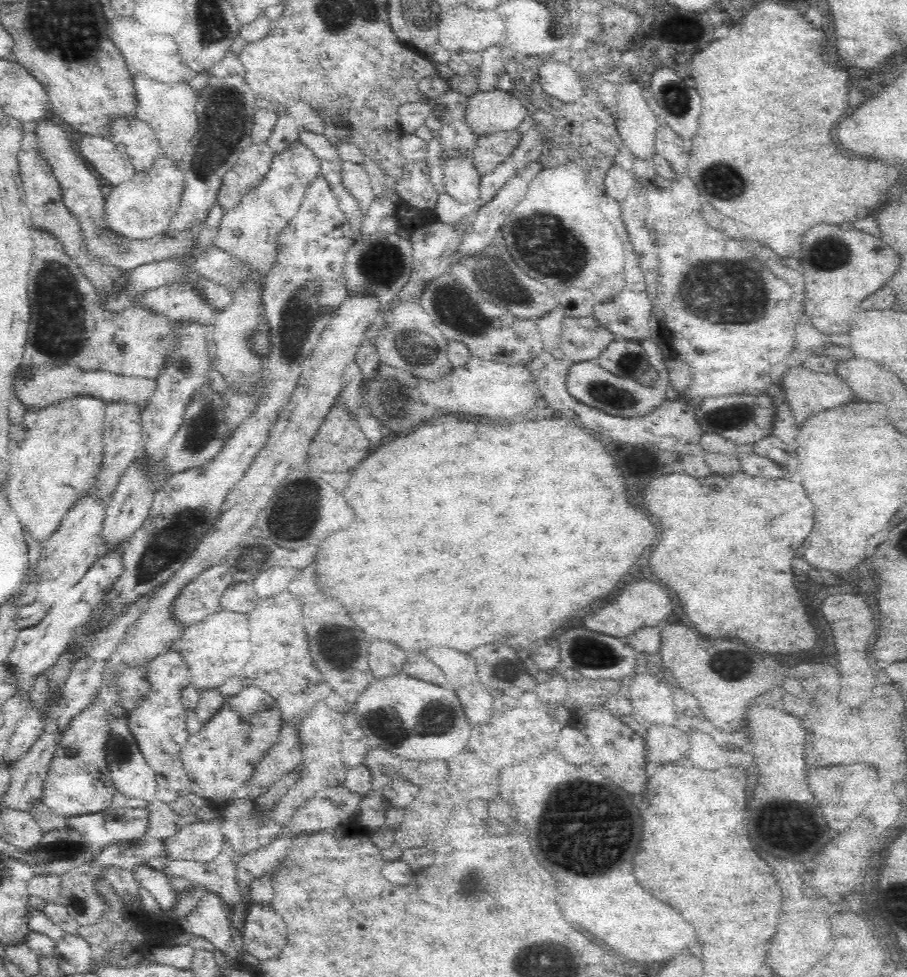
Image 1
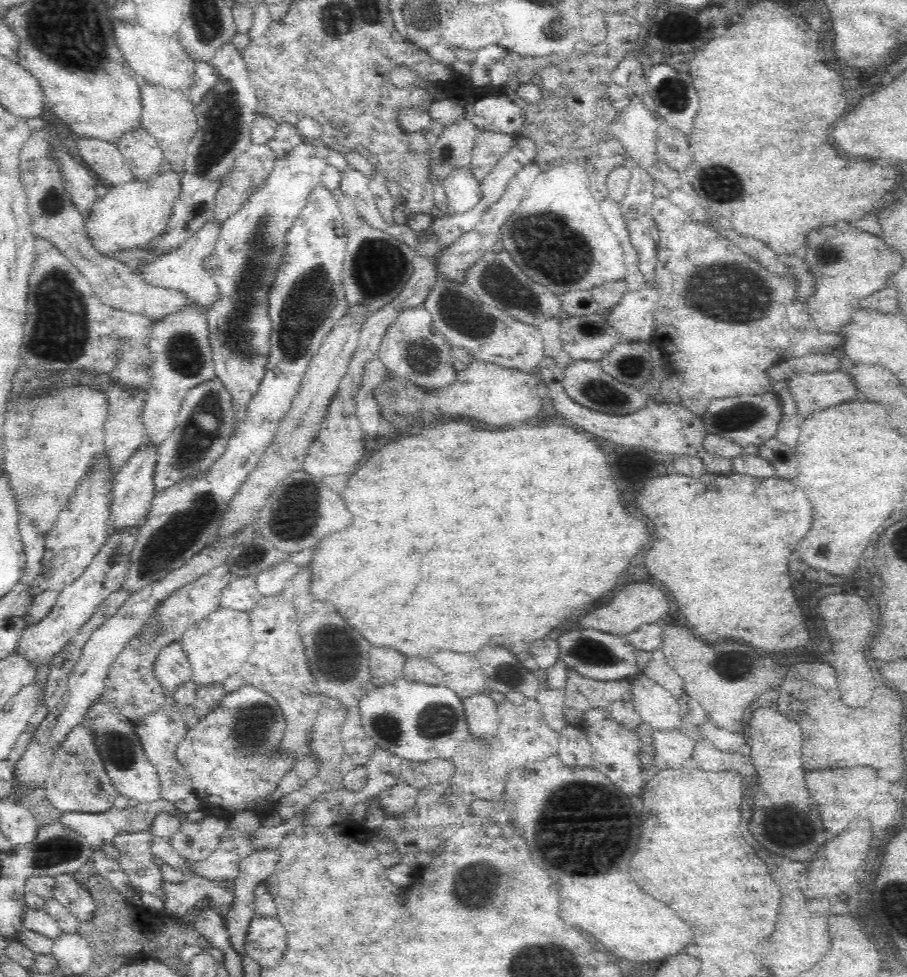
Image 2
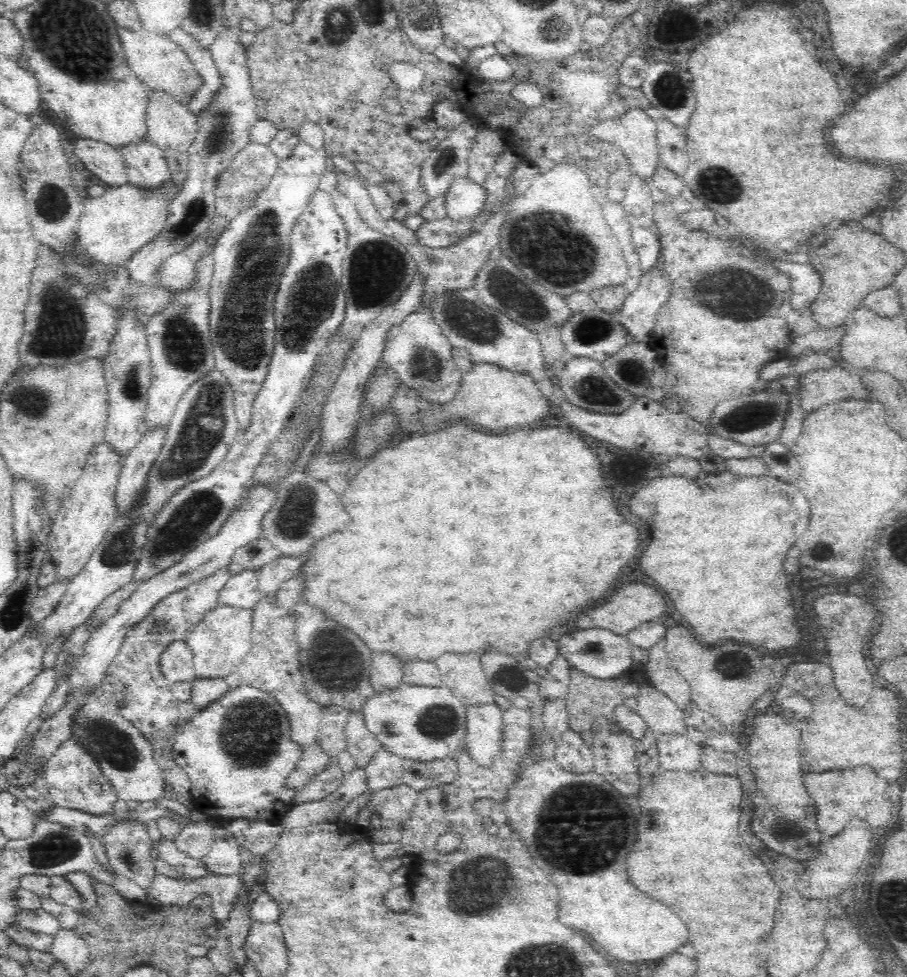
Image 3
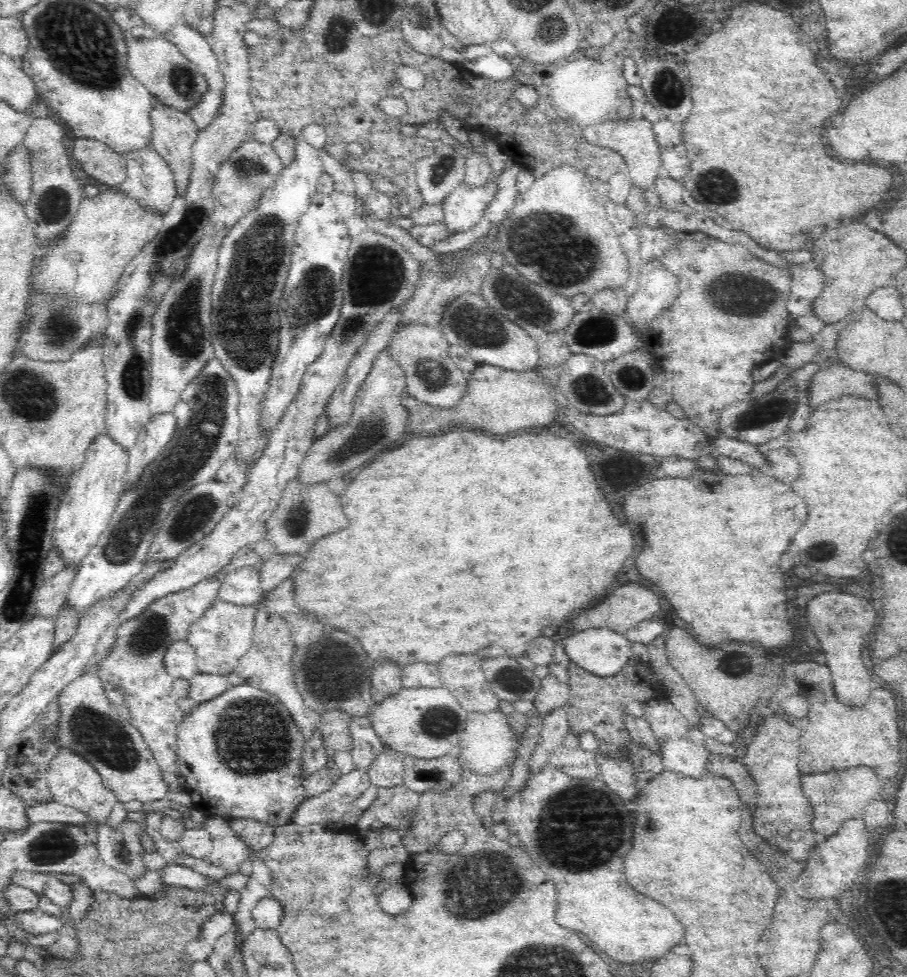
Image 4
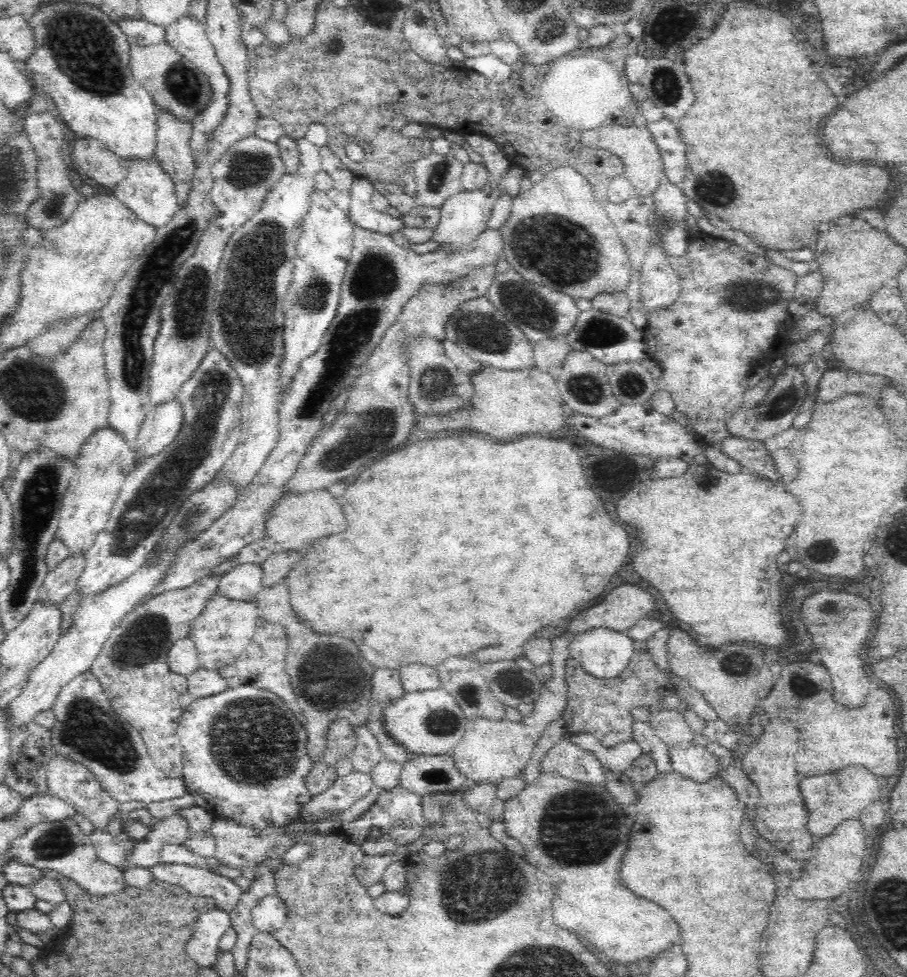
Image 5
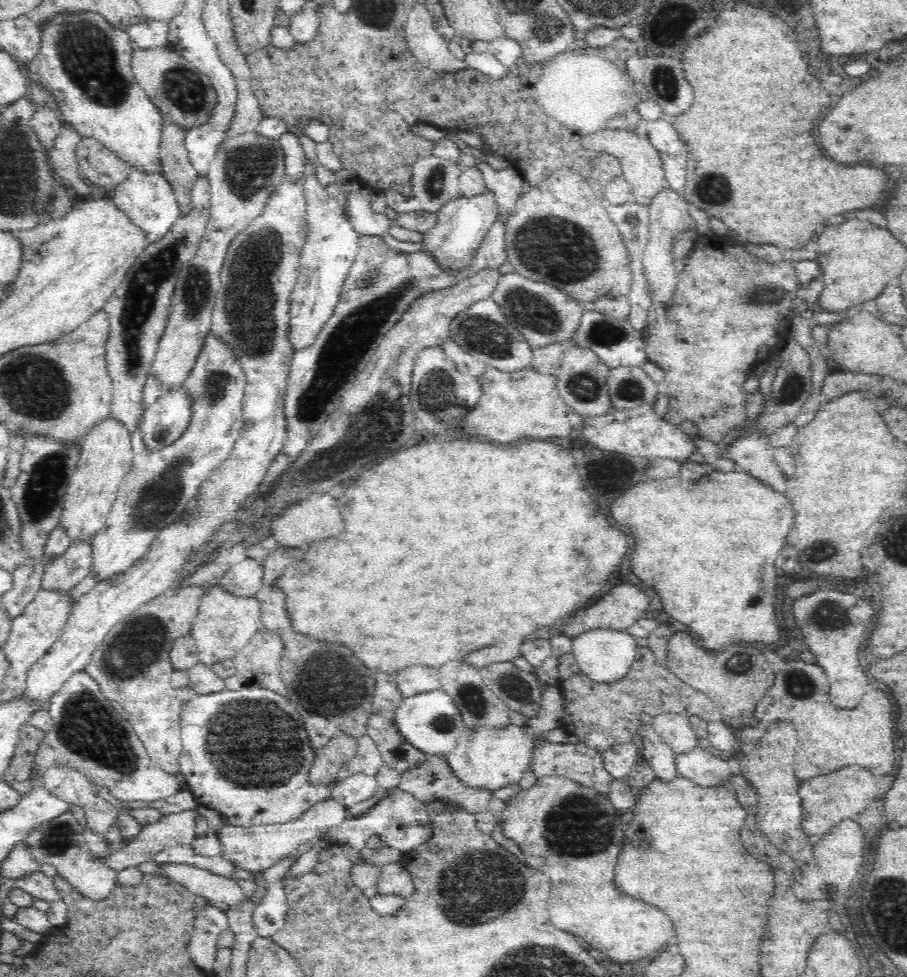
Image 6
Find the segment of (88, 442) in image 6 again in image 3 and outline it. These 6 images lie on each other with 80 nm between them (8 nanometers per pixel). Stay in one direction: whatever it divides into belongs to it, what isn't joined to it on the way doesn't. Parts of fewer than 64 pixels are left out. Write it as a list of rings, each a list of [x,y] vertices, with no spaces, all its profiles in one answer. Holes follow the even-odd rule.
[[[107,443],[94,446],[94,454],[90,454],[90,460],[84,468],[82,478],[78,480],[76,488],[70,494],[70,500],[62,504],[58,510],[56,520],[52,522],[50,534],[47,538],[47,556],[50,554],[52,570],[56,570],[58,580],[72,580],[76,578],[97,546],[101,544],[108,529],[114,524],[117,518],[117,508],[114,504],[114,488],[116,488],[116,478],[120,474],[121,458],[114,454],[114,449]]]

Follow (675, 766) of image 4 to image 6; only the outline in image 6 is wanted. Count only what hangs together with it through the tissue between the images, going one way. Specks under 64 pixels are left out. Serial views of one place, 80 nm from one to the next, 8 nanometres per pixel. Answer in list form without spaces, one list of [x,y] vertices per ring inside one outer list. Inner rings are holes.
[[[704,748],[678,753],[677,774],[702,786],[726,784],[727,778],[735,773],[735,763],[722,759]]]

